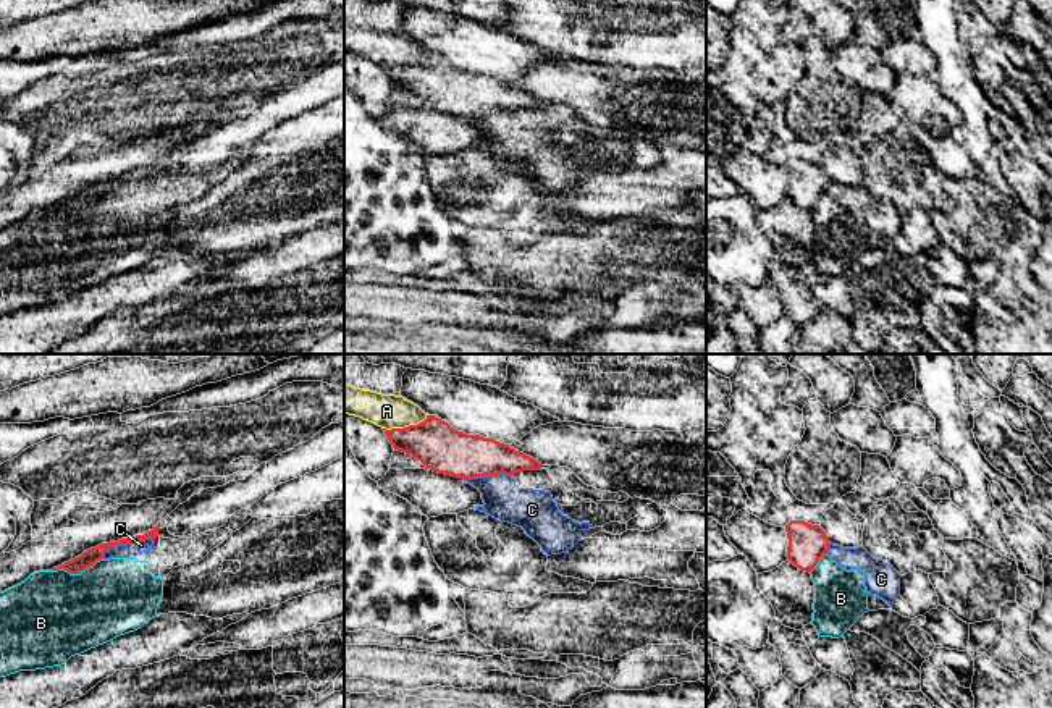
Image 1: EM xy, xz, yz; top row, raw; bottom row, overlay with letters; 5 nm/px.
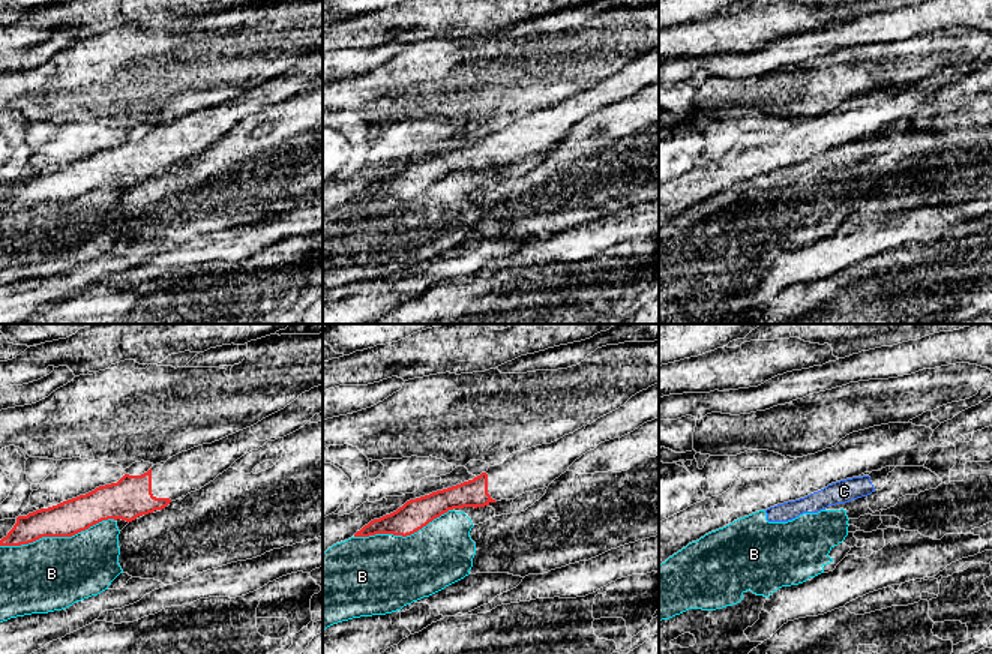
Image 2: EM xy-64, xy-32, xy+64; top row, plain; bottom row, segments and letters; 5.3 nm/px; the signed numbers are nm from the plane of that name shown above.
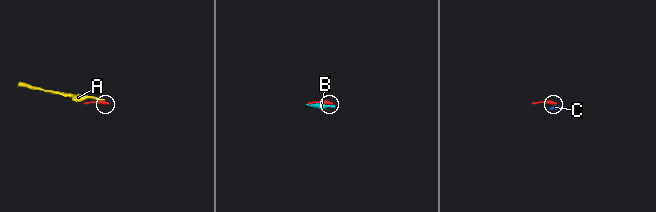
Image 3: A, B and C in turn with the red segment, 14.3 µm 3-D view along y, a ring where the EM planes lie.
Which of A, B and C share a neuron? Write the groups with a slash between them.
A / B C

